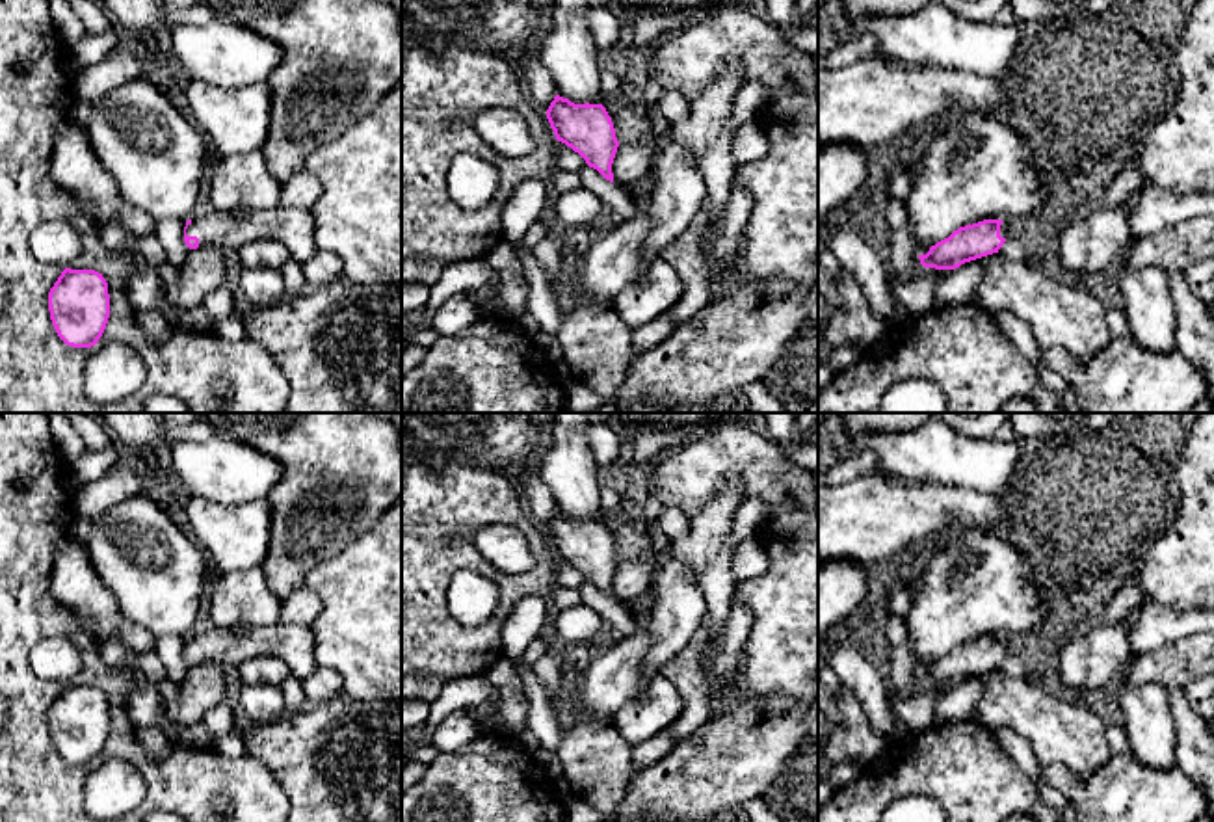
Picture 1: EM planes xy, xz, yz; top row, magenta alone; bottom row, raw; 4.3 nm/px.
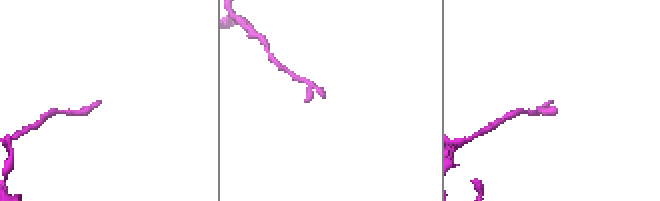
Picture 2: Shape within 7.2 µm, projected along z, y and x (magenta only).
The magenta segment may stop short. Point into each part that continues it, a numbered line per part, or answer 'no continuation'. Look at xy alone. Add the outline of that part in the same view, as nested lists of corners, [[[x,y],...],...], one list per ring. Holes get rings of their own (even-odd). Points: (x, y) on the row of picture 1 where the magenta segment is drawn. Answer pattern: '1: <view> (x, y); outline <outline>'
1: xy (294, 227); outline [[[283,205],[271,210],[244,206],[229,212],[216,210],[203,219],[191,221],[186,234],[197,236],[199,247],[208,244],[227,251],[236,251],[255,240],[277,240],[288,249],[290,259],[301,266],[318,251],[312,212]]]

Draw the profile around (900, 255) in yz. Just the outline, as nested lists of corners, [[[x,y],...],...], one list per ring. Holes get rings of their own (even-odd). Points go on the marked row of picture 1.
[[[891,199],[881,205],[889,245],[885,249],[887,286],[909,275],[918,264],[917,244],[909,234],[909,219],[904,203]]]

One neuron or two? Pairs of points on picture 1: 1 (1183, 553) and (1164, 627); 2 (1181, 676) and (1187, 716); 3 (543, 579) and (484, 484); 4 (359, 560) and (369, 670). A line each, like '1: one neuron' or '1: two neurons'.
1: two neurons
2: two neurons
3: one neuron
4: one neuron

